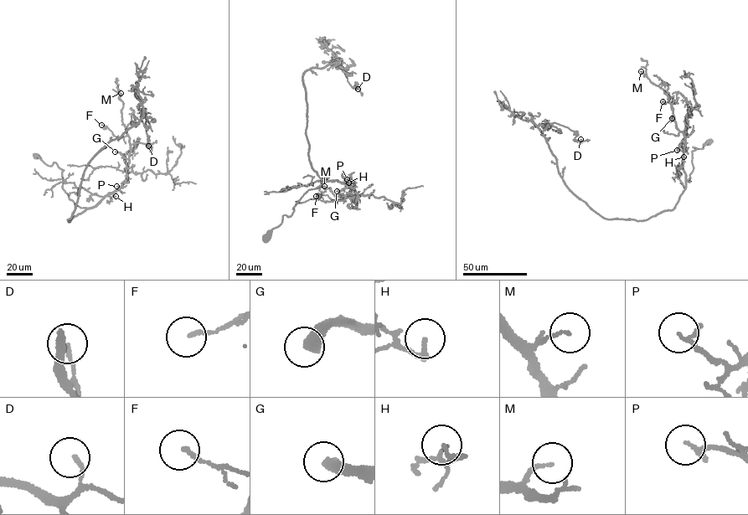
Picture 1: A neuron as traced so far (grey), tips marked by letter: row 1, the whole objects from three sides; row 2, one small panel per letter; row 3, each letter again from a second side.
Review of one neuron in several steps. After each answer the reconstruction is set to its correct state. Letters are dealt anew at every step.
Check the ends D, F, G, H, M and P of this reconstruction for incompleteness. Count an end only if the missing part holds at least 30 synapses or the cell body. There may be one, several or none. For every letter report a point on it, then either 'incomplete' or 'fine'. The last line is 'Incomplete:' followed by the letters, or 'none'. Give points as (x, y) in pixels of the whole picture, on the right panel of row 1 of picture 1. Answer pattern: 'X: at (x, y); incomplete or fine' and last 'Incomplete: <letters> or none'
D: at (580, 139); fine
F: at (662, 101); fine
G: at (672, 118); incomplete
H: at (683, 157); fine
M: at (641, 71); fine
P: at (677, 150); fine
Incomplete: G

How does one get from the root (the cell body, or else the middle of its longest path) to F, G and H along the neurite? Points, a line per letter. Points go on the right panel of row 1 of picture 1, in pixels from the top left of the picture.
F: (709, 141), (702, 149), (693, 146), (693, 170), (686, 181), (685, 140), (669, 98), (674, 103), (662, 101)
G: (709, 141), (702, 149), (693, 146), (693, 170), (686, 181), (685, 140), (672, 118)
H: (709, 141), (702, 149), (693, 146), (697, 148), (692, 151), (693, 170), (688, 182), (683, 167), (683, 157)

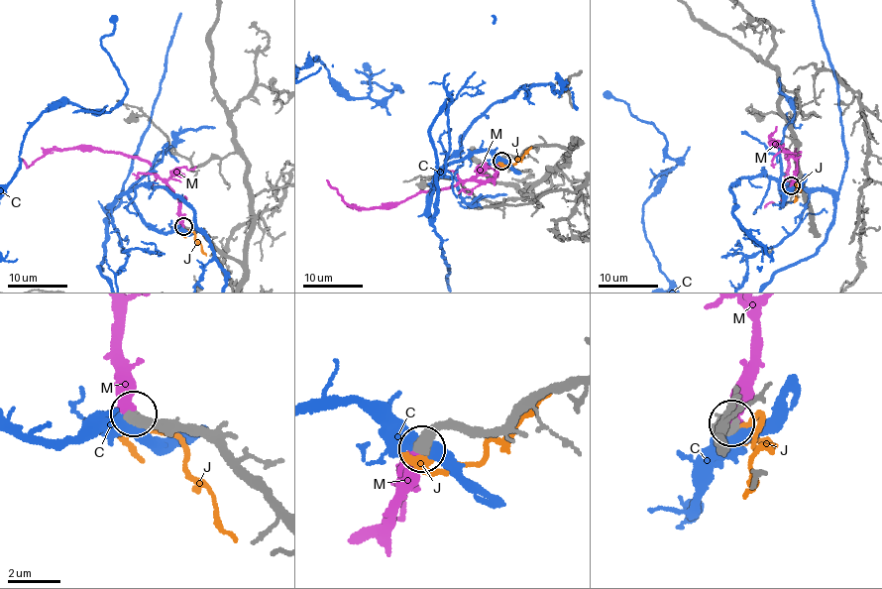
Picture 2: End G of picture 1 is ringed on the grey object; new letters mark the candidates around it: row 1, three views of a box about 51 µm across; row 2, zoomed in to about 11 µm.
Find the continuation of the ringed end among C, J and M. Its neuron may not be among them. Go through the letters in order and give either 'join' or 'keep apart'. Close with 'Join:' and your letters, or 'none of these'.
C: keep apart
J: keep apart
M: join
Join: M

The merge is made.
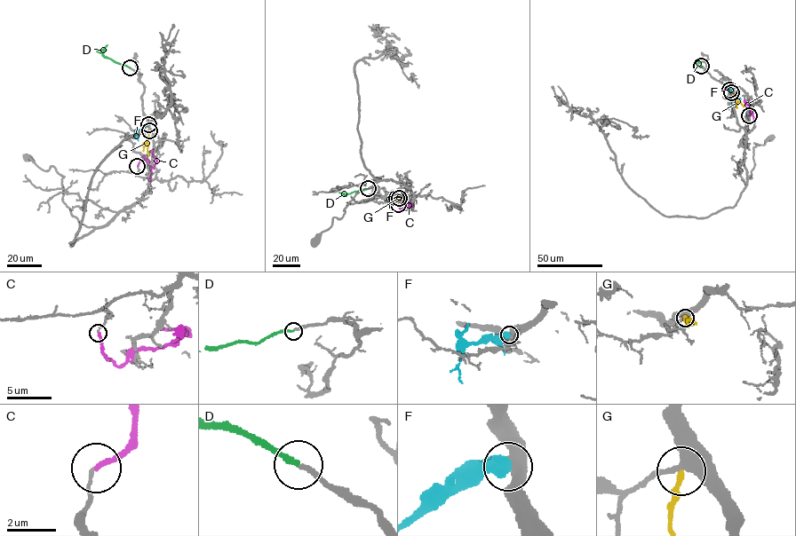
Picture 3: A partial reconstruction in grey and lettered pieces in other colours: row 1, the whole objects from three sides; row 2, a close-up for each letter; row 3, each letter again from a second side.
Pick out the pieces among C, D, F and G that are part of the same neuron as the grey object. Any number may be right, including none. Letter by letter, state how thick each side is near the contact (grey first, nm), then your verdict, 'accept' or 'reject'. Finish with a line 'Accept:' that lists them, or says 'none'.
C: 100 nm thick on the grey side, 200 nm on the other; reject
D: 190 nm thick on the grey side, 190 nm on the other; accept
F: 480 nm thick on the grey side, 550 nm on the other; reject
G: 360 nm thick on the grey side, 190 nm on the other; reject
Accept: D

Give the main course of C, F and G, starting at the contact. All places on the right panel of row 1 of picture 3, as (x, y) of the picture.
C: (748, 115), (750, 106), (752, 110), (744, 99)
F: (729, 90), (730, 105)
G: (731, 92), (744, 106)

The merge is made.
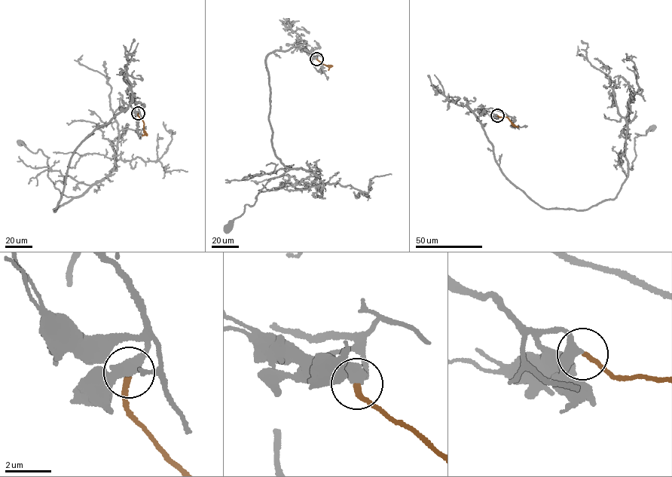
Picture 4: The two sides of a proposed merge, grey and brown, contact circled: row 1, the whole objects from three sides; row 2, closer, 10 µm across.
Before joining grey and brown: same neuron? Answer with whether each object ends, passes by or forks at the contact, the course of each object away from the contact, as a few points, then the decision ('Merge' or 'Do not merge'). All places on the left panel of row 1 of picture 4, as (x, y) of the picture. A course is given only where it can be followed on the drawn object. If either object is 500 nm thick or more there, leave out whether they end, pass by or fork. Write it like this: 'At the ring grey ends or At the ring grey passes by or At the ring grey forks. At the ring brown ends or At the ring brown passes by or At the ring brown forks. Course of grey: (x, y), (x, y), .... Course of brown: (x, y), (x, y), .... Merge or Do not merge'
At the ring grey passes by. At the ring brown ends. Course of grey: (138, 113), (133, 96), (76, 148), (53, 212), (73, 197), (47, 175), (48, 157), (20, 143). Course of brown: (138, 113), (144, 123), (145, 134), (142, 135). Merge

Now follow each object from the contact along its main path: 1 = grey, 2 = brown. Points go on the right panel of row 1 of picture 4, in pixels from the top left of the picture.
1: (497, 115), (474, 112), (505, 176), (552, 209), (582, 210), (613, 200), (633, 169), (635, 133), (652, 127)
2: (497, 115), (505, 117), (517, 126)

